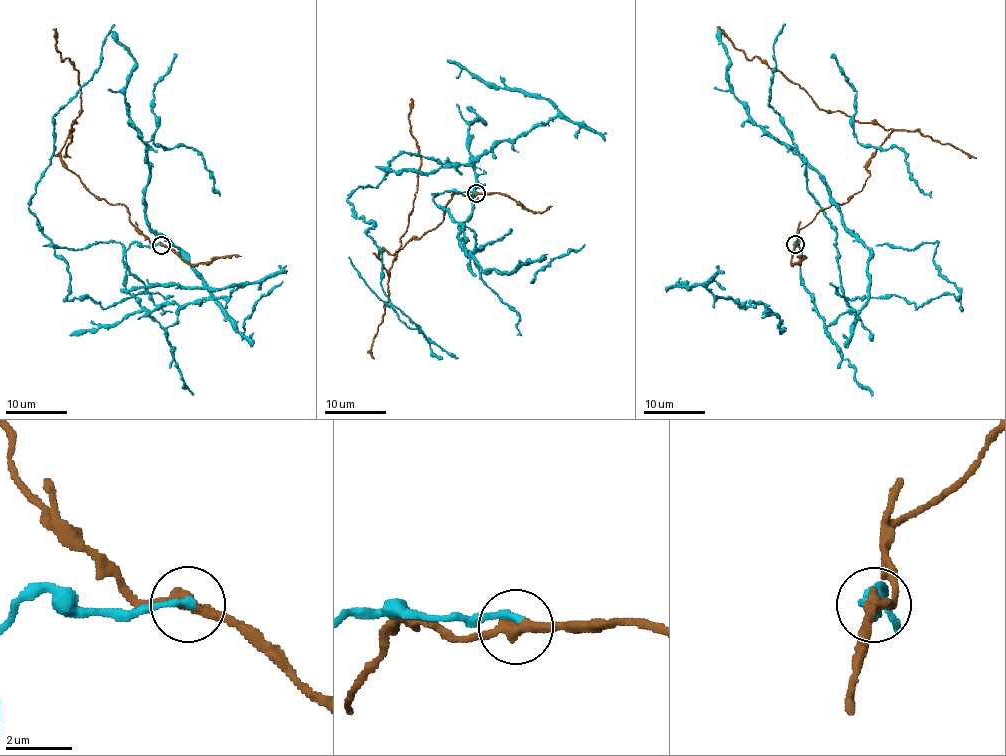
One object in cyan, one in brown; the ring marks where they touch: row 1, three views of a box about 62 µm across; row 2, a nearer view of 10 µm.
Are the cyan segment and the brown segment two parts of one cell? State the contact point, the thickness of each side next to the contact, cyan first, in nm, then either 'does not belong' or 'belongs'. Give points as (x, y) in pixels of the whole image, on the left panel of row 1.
(161, 245) | 240/320 nm | does not belong

